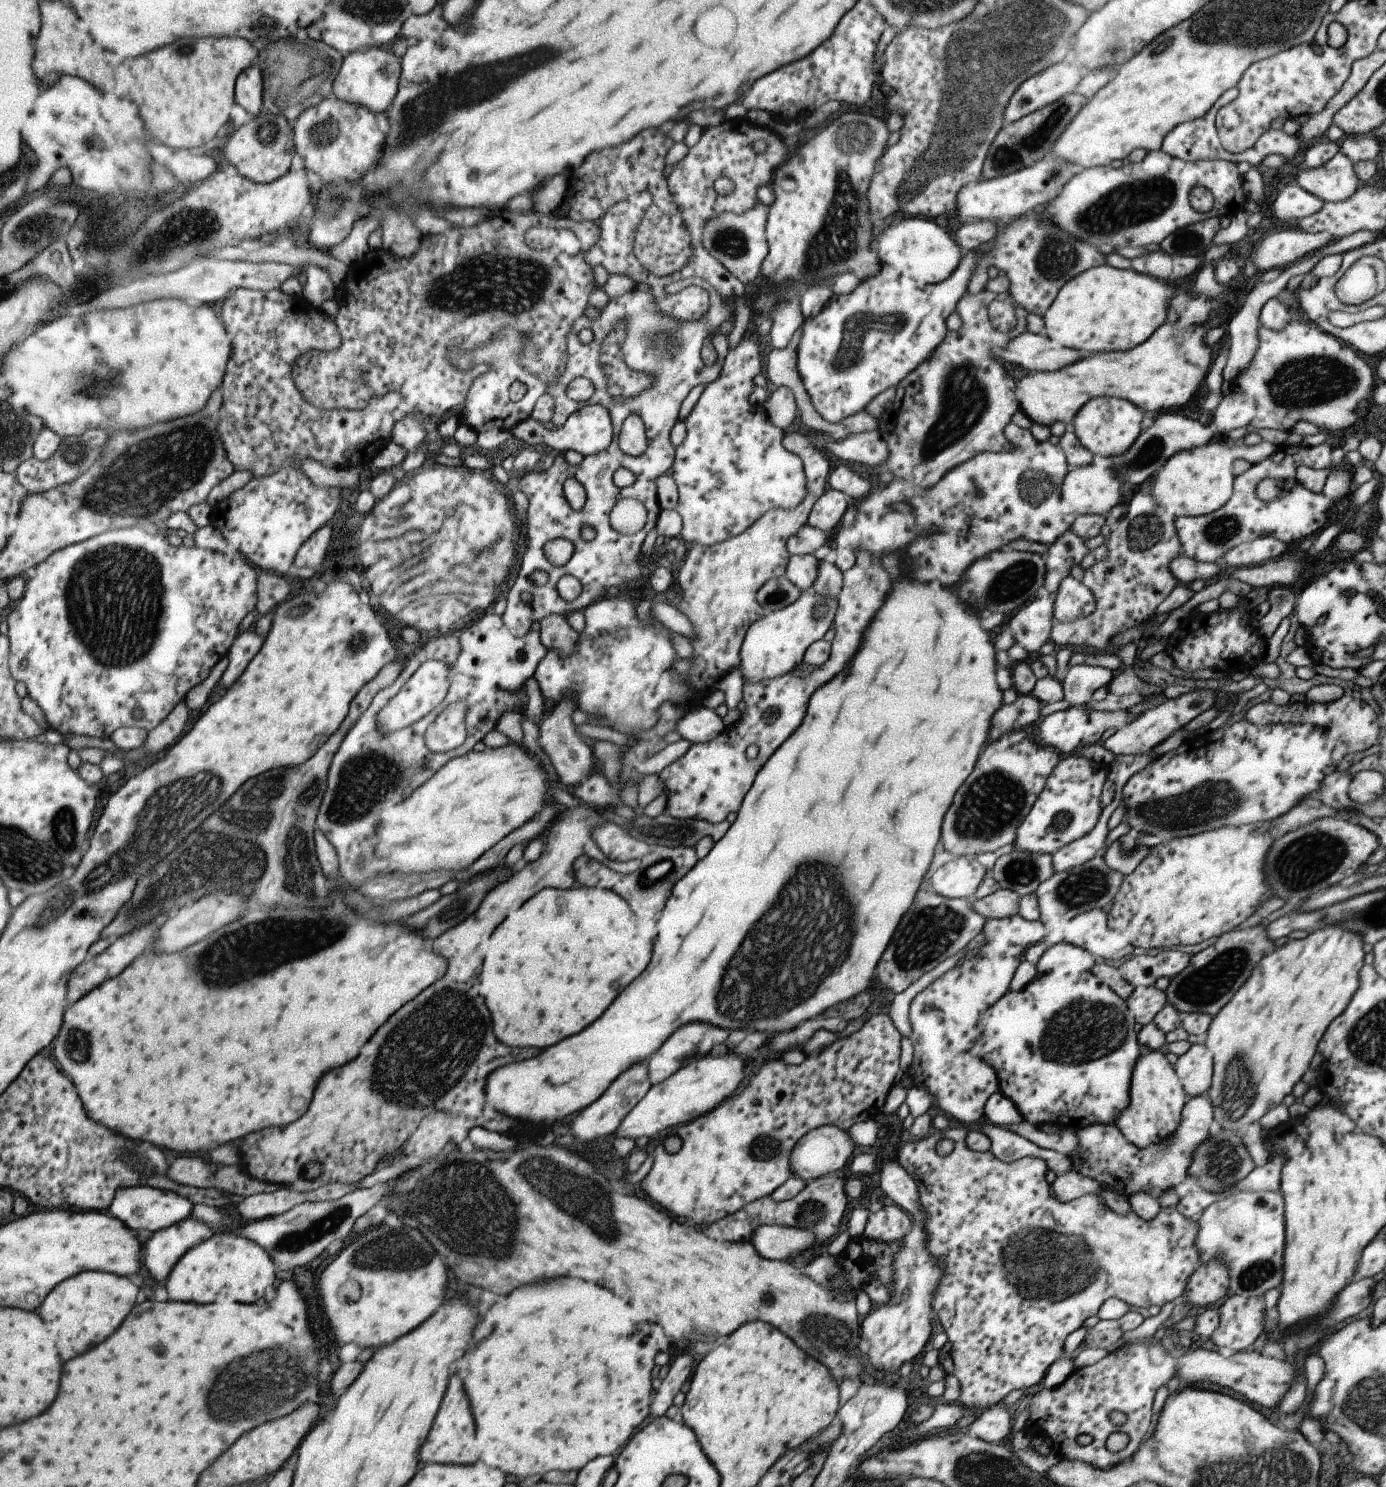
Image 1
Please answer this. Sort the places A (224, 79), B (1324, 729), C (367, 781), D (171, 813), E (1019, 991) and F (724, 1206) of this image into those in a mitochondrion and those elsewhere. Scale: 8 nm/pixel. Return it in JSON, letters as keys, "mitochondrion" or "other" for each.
{"A":"other","B":"other","C":"mitochondrion","D":"mitochondrion","E":"other","F":"other"}

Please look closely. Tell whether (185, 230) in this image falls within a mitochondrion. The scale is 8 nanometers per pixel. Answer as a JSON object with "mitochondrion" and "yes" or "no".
{"mitochondrion":"yes"}

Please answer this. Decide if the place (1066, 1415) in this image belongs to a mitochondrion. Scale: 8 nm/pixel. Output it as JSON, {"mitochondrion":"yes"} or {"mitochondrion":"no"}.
{"mitochondrion":"no"}

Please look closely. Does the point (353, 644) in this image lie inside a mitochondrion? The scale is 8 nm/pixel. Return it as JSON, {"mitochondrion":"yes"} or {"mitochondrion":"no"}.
{"mitochondrion":"yes"}

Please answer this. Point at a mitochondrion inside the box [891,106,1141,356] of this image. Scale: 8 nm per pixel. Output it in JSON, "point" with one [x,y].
{"point":[1056,257]}

